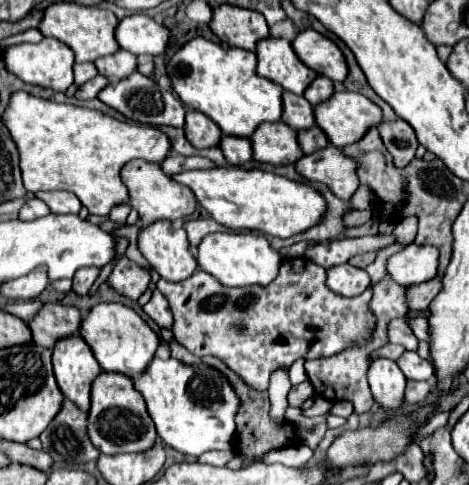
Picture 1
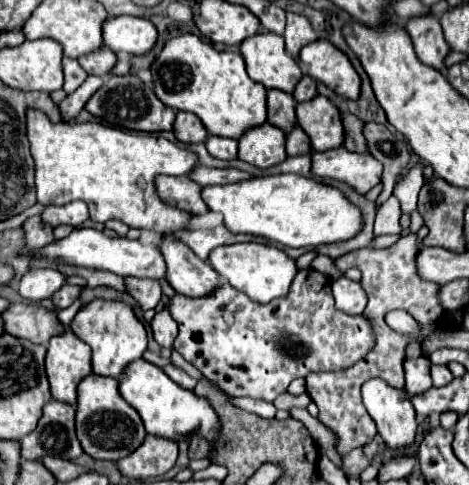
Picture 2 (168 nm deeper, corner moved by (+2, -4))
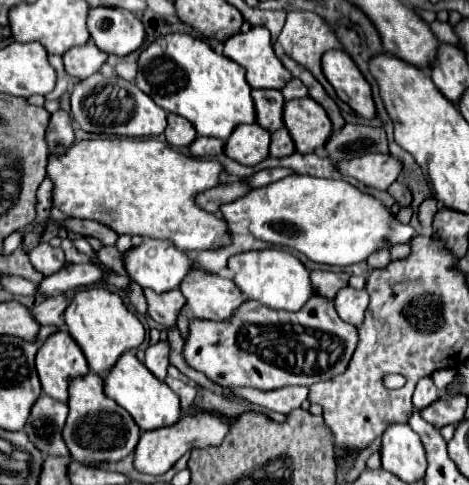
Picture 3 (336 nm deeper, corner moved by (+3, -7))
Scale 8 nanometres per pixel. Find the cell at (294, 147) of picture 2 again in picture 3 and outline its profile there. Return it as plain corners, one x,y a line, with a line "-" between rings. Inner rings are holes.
281,128
277,132
271,134
271,148
269,148
269,154
273,158
285,158
285,156
291,156
291,152
295,152
295,144
287,132
287,128

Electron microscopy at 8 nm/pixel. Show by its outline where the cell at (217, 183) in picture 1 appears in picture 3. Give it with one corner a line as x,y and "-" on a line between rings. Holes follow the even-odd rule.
301,174
249,190
239,200
223,204
221,214
225,222
245,222
247,230
259,240
297,250
309,260
337,266
367,260
383,242
393,246
397,242
409,242
415,236
411,226
399,224
389,208
373,196
359,192
349,182

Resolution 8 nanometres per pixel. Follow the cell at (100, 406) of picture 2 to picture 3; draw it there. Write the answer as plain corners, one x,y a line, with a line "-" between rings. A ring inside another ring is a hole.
93,372
71,380
69,384
69,416
63,430
65,444
73,460
81,464
101,464
101,462
119,462
129,456
139,442
139,426
115,400
107,398
103,392
103,378

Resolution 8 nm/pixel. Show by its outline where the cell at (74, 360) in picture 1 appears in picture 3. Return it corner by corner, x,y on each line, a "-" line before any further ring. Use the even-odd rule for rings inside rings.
61,328
51,334
37,352
37,372
43,386
43,394
67,402
69,382
89,372
87,360
71,334

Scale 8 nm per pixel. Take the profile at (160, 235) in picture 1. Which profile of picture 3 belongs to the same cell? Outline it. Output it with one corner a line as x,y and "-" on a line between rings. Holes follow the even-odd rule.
191,268
179,286
187,308
197,318
225,320
243,302
241,290
227,278
205,268

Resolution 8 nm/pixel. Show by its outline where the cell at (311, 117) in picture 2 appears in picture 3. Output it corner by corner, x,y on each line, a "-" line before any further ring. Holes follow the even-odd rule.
313,98
285,102
283,122
301,154
321,150
333,134
327,112

